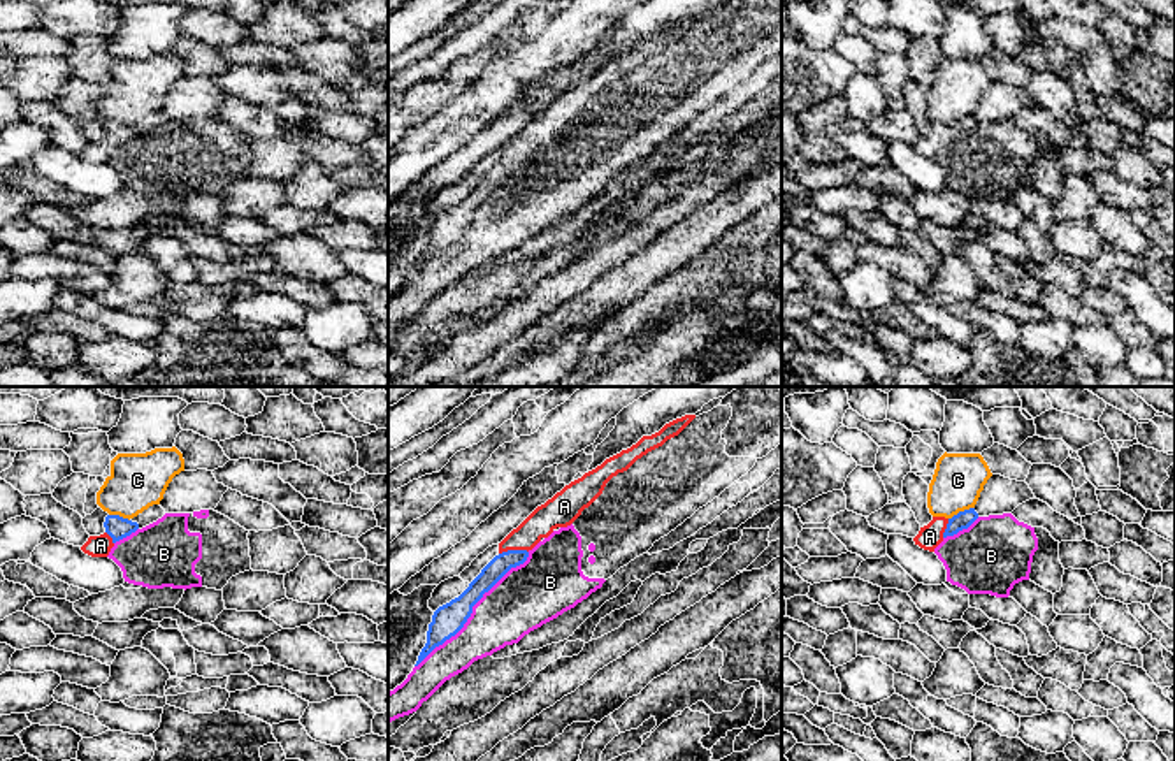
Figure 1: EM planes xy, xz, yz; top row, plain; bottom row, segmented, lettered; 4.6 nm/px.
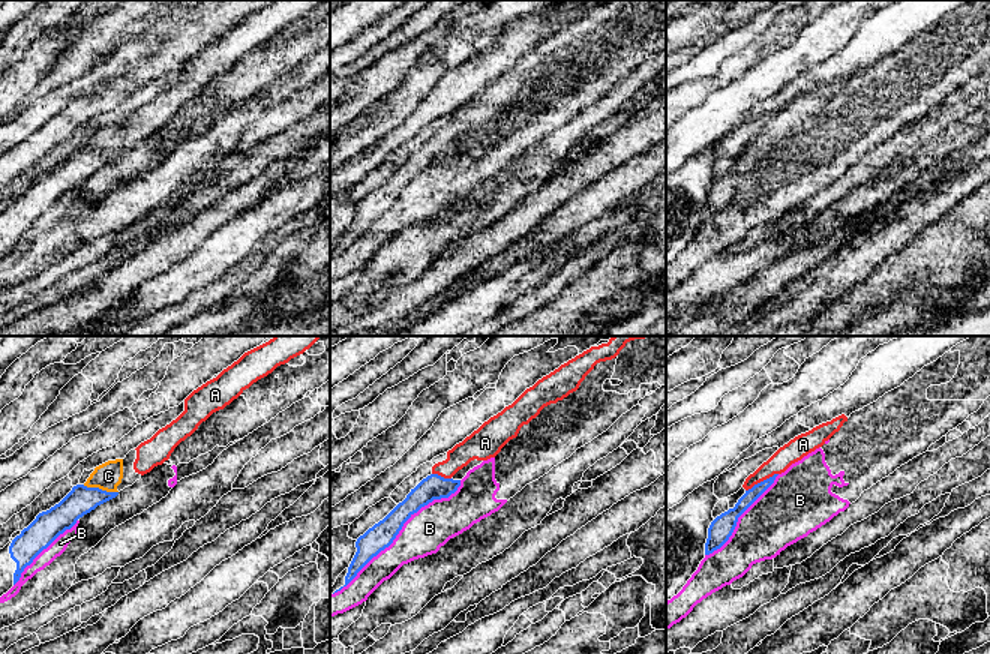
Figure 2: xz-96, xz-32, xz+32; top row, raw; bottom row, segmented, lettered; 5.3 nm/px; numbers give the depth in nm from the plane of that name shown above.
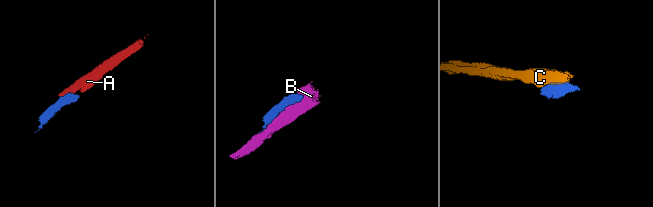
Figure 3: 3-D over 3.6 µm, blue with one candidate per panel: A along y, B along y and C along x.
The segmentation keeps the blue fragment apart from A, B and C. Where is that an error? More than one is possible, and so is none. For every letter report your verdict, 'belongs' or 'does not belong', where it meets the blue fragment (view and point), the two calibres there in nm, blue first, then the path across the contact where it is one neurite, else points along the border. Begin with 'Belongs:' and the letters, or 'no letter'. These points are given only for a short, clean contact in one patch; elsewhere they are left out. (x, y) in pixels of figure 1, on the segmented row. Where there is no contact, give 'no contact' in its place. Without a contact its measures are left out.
Belongs: A
A: belongs | xz (513, 550) | 90/130 nm | across xz (503, 563), (513, 550), (554, 514)
B: does not belong | xz (471, 610) | 140/280 nm
C: does not belong | yz (961, 512) | 80/240 nm

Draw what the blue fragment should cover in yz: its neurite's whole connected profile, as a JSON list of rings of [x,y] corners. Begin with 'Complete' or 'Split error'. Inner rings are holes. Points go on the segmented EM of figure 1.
Split error. [[[975,508],[959,511],[952,518],[933,517],[933,520],[927,525],[920,527],[920,531],[913,538],[913,541],[920,548],[929,550],[929,552],[934,552],[934,548],[947,536],[954,536],[959,531],[968,529],[977,518],[978,518],[978,513],[975,511]]]

